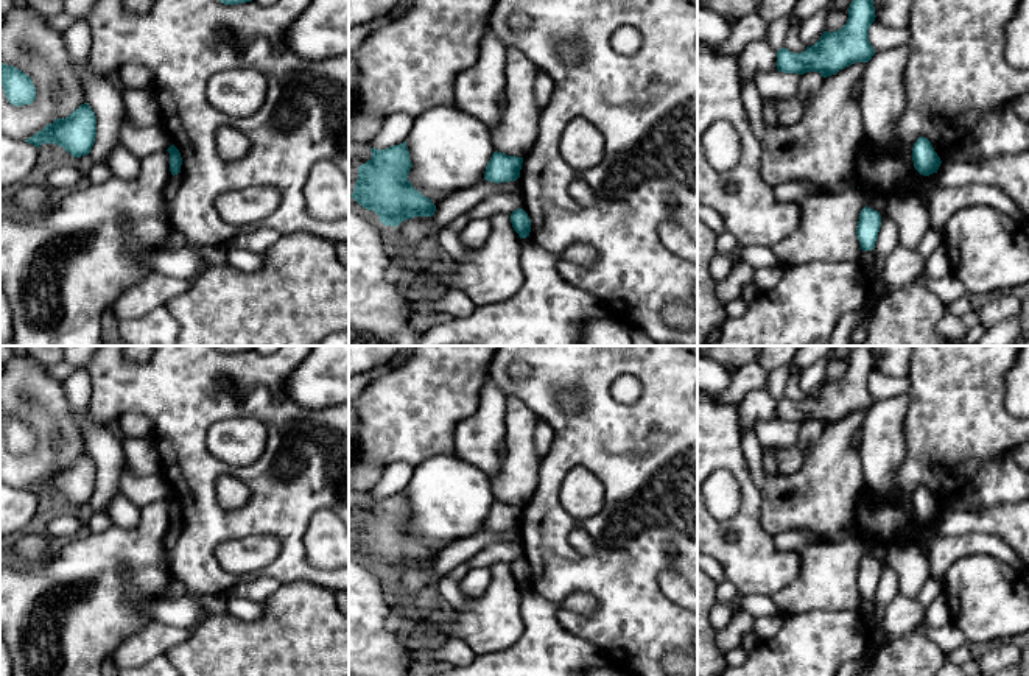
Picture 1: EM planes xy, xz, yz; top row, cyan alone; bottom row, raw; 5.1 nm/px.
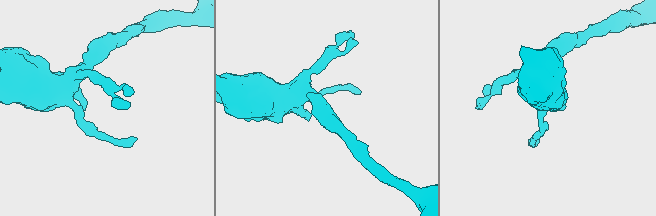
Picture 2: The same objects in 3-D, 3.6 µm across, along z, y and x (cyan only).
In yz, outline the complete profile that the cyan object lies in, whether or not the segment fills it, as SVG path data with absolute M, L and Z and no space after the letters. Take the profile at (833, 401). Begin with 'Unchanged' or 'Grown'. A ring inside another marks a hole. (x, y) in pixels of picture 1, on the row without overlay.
Unchanged. M856 346L848 357L848 369L838 380L824 380L820 388L802 402L777 400L777 419L783 422L819 421L824 427L855 413L869 411L875 403L869 377L875 371L872 346Z

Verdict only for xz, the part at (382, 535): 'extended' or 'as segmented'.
as segmented

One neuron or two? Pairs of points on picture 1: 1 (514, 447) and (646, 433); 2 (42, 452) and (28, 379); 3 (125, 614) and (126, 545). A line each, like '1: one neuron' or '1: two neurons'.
1: two neurons
2: one neuron
3: one neuron

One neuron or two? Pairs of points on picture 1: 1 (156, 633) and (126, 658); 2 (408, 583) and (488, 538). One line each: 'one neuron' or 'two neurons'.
1: one neuron
2: one neuron

